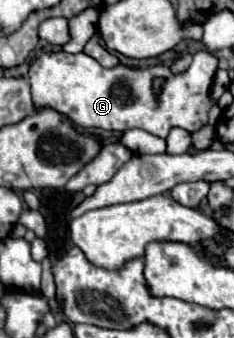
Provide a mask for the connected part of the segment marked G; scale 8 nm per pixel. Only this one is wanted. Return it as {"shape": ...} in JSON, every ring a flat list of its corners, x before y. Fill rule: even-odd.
{"shape":[[205,49,195,53,189,69,183,73,173,73,165,65,155,65,149,69,115,65,105,69,85,53,69,55,57,51,37,57,31,63,27,77,31,81,33,103,37,109,51,107,85,129,99,127,107,131,127,131,137,127,165,139,173,127,195,133,209,123,209,109,215,105,211,87,217,69,217,57],[157,77,165,79,159,91,153,89,153,79]]}

